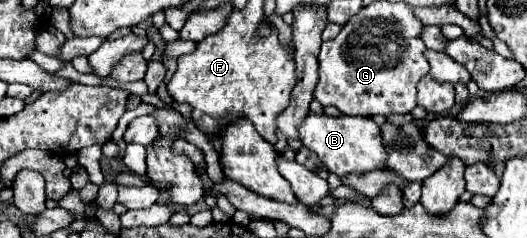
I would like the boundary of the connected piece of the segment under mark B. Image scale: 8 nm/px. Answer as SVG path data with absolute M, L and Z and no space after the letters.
M309 112L307 118L297 126L299 140L305 148L315 152L321 162L327 166L329 172L343 176L343 174L363 174L369 170L381 170L383 160L387 156L387 148L381 144L379 126L373 118L365 116L327 116L327 114L313 114Z

